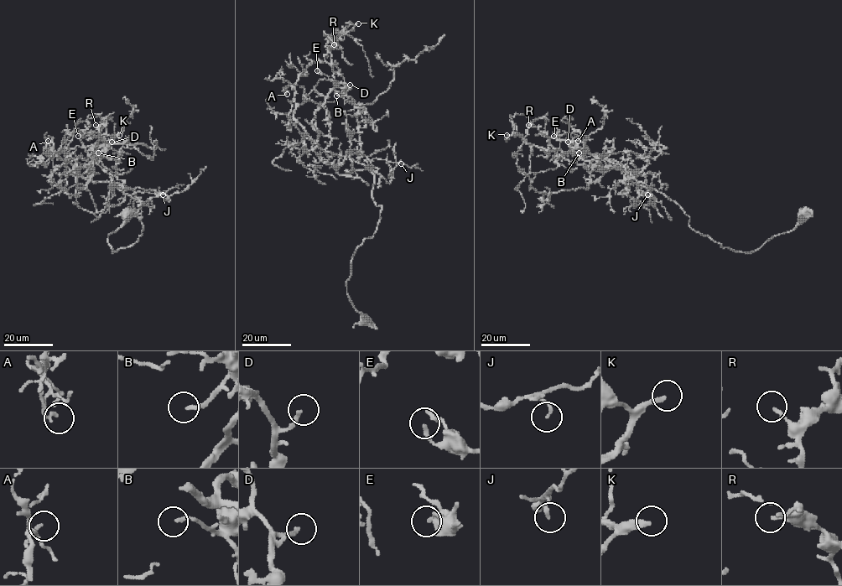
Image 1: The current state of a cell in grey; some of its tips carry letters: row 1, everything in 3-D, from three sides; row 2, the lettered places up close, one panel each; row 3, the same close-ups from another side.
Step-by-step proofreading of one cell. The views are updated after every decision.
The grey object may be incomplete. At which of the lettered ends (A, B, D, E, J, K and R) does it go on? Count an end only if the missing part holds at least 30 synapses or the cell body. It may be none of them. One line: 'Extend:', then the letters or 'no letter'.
Extend: B, D, K

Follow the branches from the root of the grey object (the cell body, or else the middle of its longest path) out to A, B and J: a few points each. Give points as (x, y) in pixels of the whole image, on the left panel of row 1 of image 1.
A: (125, 215), (108, 235), (112, 252), (132, 246), (142, 235), (135, 192), (85, 178), (47, 147), (48, 141)
B: (125, 215), (108, 235), (112, 252), (132, 246), (142, 225), (132, 189), (73, 169), (107, 148), (98, 152)
J: (125, 215), (108, 235), (112, 252), (132, 246), (142, 225), (135, 192), (111, 182), (129, 194), (163, 194)

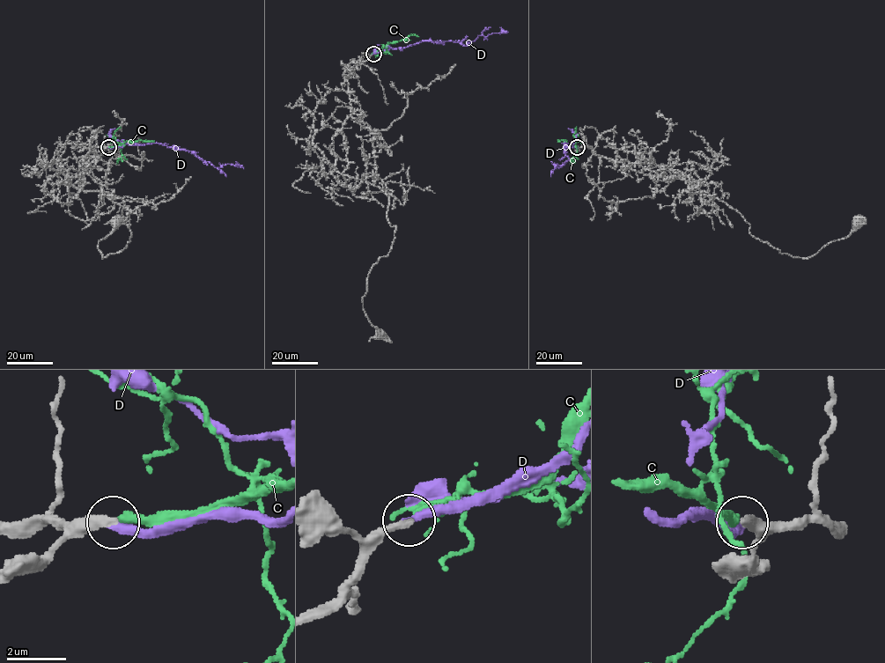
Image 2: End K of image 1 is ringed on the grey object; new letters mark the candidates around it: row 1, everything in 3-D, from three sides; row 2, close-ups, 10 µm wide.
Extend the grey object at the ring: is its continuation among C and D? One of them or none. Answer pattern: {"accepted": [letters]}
{"accepted": ["D"]}

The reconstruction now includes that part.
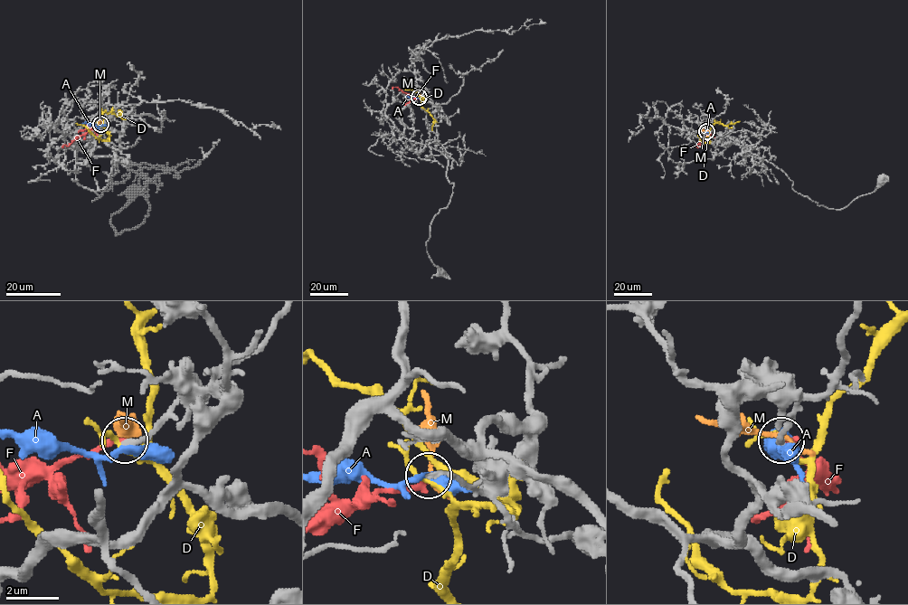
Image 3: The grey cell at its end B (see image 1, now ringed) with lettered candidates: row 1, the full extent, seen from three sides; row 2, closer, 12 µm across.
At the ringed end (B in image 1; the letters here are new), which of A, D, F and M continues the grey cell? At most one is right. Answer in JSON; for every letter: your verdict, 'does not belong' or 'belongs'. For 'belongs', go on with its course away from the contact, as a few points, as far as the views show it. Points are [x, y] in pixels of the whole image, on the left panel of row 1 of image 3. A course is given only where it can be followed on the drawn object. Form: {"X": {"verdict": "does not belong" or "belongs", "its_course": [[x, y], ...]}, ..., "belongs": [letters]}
{"A": {"verdict": "does not belong"}, "D": {"verdict": "does not belong"}, "F": {"verdict": "belongs", "its_course": [[100, 124], [63, 147]]}, "M": {"verdict": "does not belong"}, "belongs": ["F"]}

